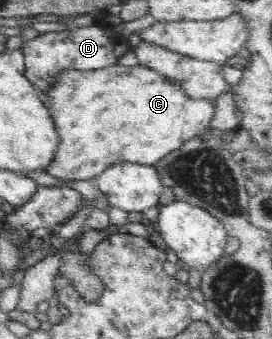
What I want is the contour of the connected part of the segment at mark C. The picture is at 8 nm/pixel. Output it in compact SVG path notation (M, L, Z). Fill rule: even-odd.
M115 63L98 70L61 68L40 94L49 110L59 141L49 165L43 166L42 171L51 175L57 183L64 184L95 181L112 167L126 164L155 166L163 157L191 139L206 136L214 112L214 107L208 101L193 101L185 97L158 73L139 64L123 66Z

